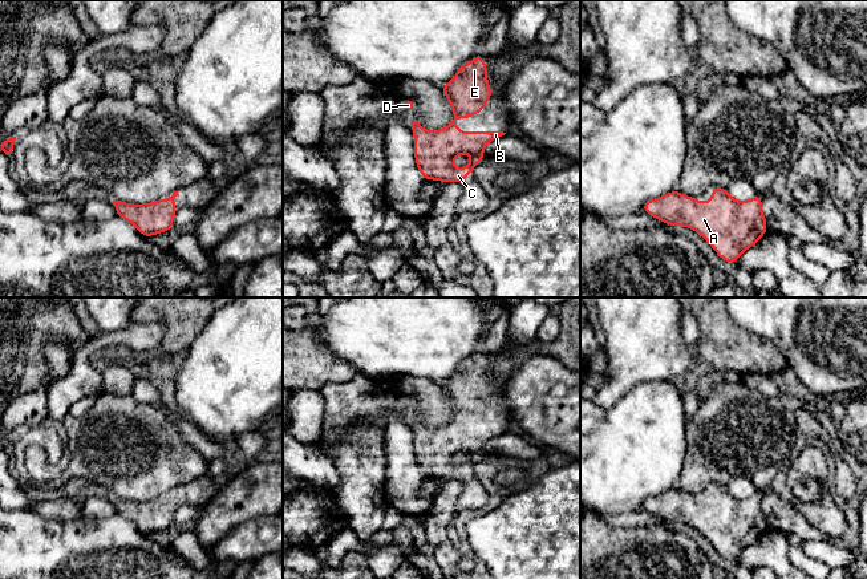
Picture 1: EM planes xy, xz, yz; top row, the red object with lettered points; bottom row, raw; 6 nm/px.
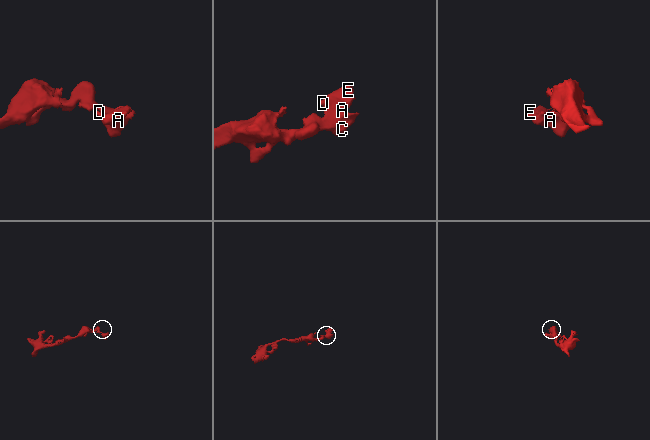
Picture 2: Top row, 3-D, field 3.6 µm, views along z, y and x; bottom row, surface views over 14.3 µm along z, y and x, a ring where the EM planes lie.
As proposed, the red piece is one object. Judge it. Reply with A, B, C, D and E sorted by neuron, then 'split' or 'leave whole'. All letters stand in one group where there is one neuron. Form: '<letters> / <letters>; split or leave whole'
A B C D E; leave whole

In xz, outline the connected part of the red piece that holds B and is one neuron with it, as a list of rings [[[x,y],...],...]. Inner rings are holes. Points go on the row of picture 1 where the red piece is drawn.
[[[479,54],[459,66],[453,80],[441,89],[451,105],[454,120],[449,126],[430,131],[418,121],[412,121],[414,137],[414,161],[425,181],[461,183],[485,159],[483,149],[503,131],[459,131],[455,121],[471,118],[483,112],[489,98],[494,94],[489,86],[485,56]],[[461,154],[470,154],[471,161],[457,169],[453,162]]]

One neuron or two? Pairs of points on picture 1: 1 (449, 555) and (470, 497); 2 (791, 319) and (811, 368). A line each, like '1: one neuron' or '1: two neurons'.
1: two neurons
2: one neuron

